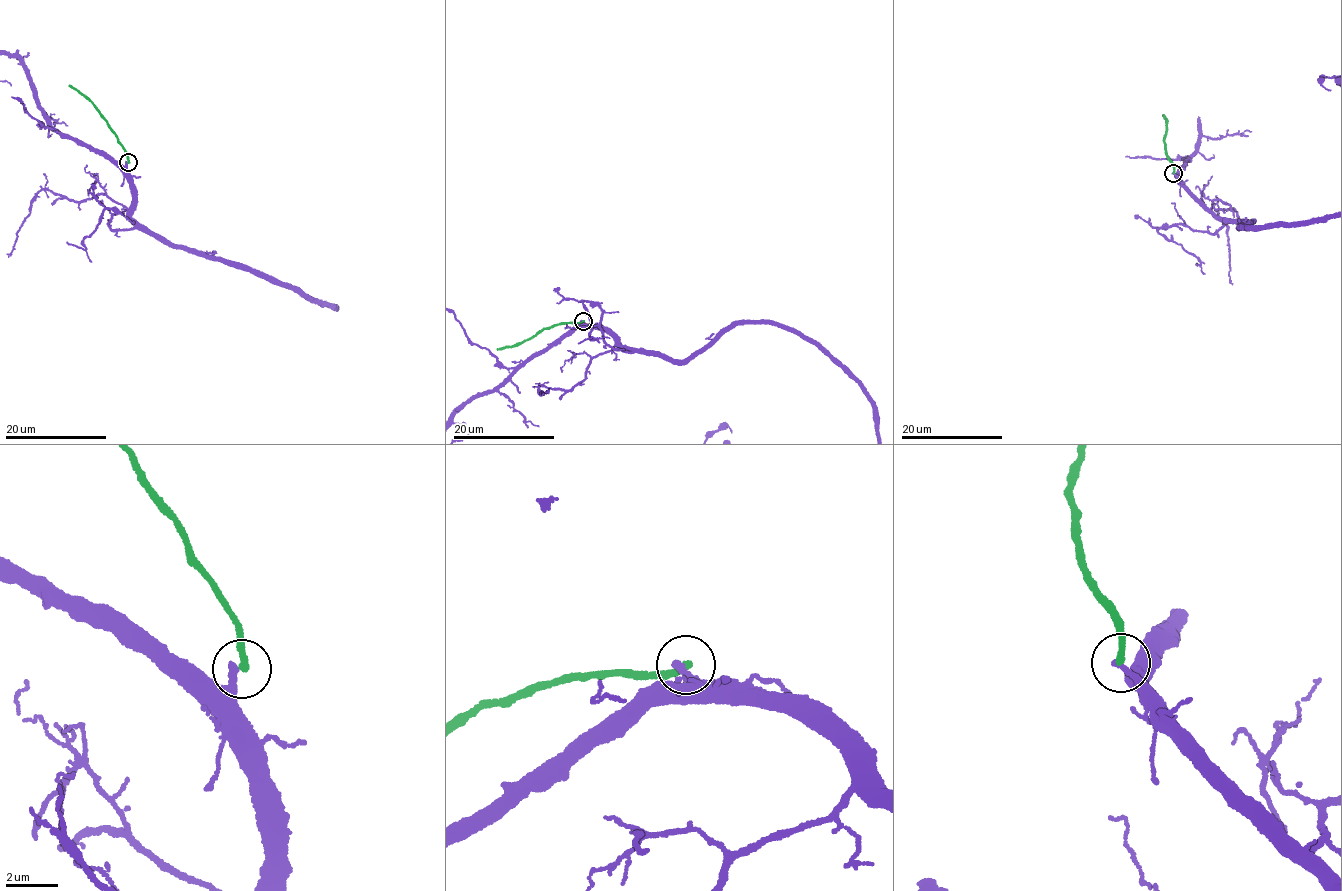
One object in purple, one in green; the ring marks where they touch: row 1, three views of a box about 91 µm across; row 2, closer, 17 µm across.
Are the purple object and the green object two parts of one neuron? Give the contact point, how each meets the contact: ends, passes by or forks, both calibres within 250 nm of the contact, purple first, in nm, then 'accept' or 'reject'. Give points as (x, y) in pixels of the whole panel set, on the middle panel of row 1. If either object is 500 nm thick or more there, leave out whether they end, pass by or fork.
at (583, 321); purple ends there; green ends there; 280 nm thick on the purple side, 240 nm on the other; reject

